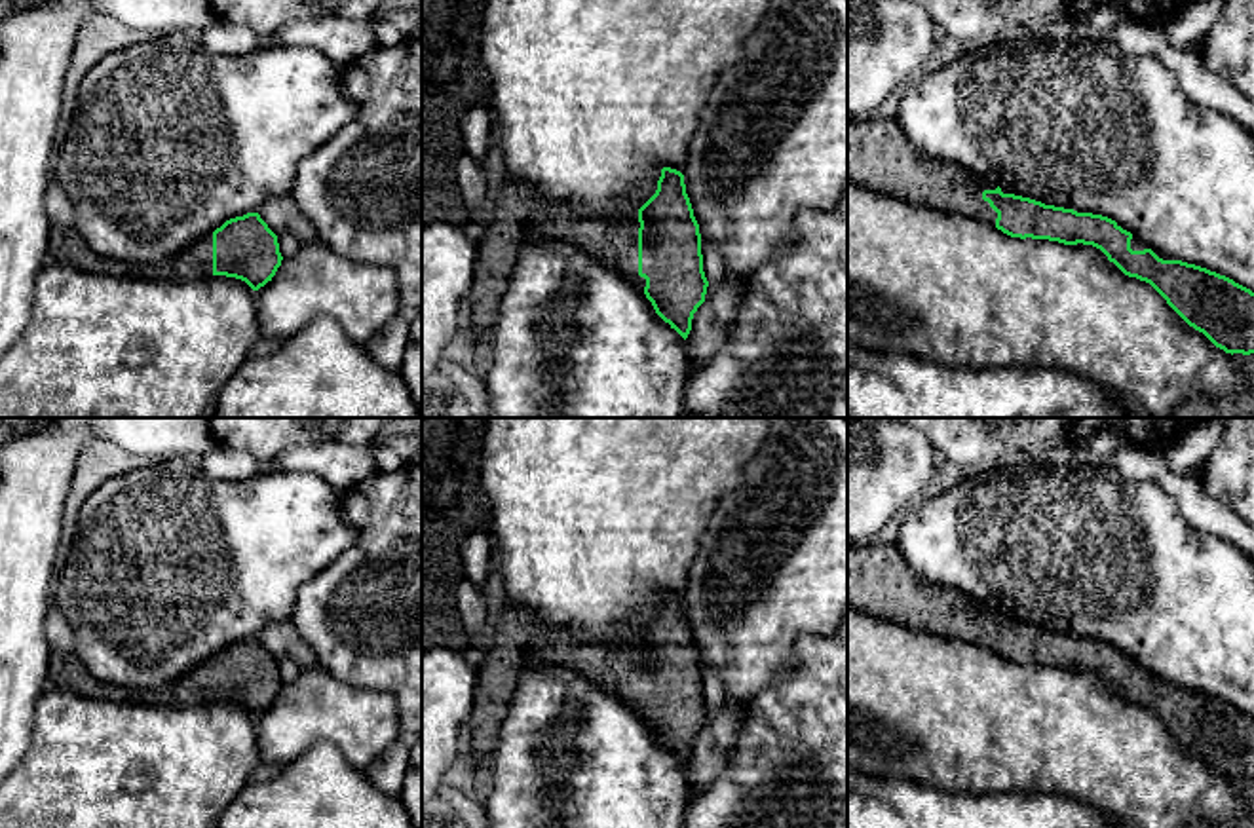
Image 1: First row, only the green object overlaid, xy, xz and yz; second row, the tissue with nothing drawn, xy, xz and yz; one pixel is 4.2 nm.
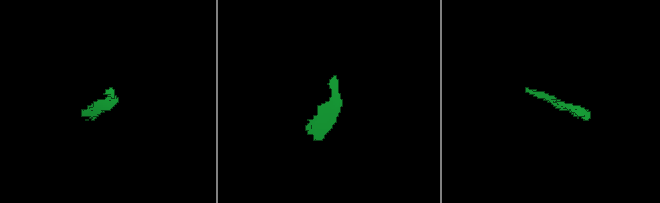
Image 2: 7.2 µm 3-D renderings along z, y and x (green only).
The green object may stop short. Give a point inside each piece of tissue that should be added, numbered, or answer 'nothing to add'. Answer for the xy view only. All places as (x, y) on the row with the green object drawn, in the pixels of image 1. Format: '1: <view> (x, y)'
1: xy (196, 261)

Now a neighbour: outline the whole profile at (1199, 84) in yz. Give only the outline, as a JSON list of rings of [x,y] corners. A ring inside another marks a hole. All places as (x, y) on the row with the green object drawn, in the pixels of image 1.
[[[1130,19],[1117,25],[1112,38],[1129,55],[1151,55],[1165,63],[1193,103],[1229,114],[1254,133],[1254,103],[1205,68],[1199,53],[1172,47],[1163,21]]]

